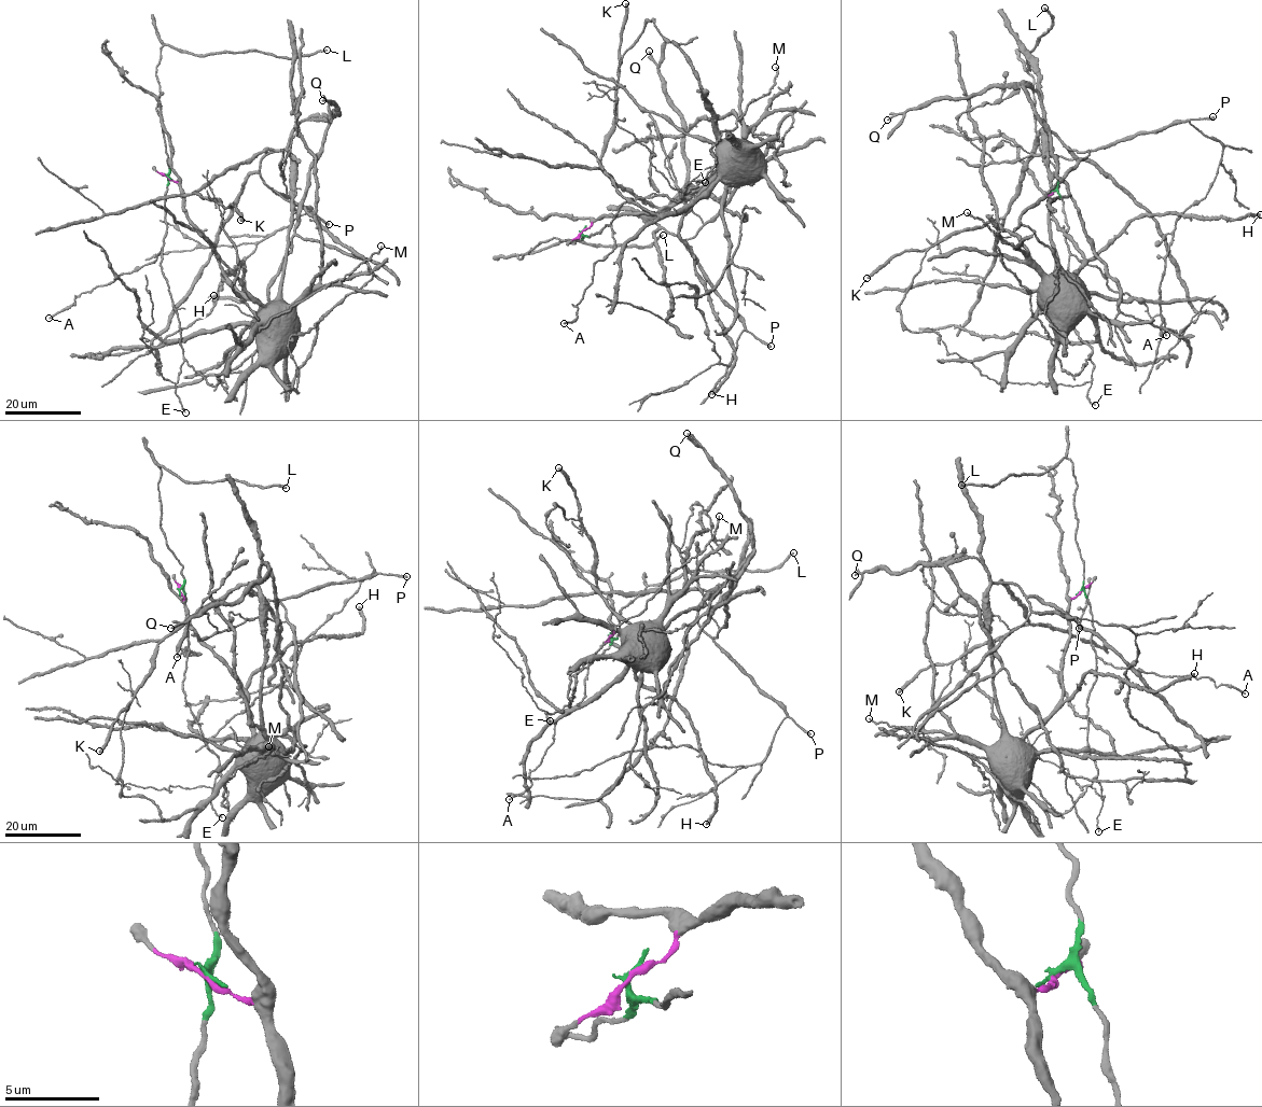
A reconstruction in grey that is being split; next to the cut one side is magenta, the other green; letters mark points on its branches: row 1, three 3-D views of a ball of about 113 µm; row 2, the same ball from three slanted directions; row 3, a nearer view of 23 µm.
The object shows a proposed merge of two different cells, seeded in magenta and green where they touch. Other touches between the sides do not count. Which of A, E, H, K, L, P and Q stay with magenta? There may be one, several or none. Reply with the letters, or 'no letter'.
H, K, P, Q

